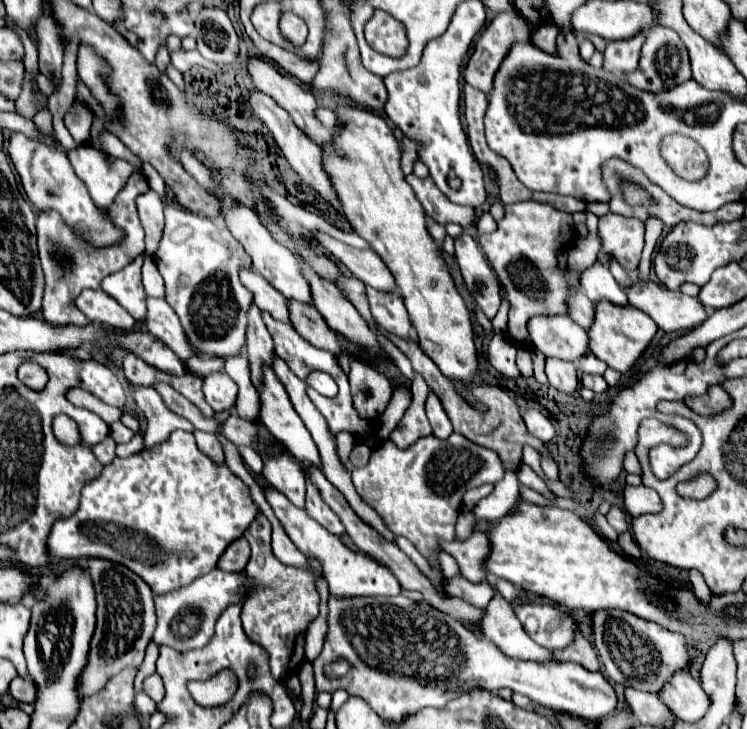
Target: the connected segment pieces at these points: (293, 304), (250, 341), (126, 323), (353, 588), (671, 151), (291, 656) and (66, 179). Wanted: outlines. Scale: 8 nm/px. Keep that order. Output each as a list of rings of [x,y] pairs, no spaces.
[[[290,299],[286,305],[288,305],[292,327],[306,341],[310,341],[314,347],[334,351],[336,355],[340,353],[340,343],[338,343],[336,333],[326,325],[326,321],[322,319],[322,315],[318,315],[318,311],[312,305],[298,303],[294,299]]]
[[[250,305],[248,309],[248,331],[246,331],[246,357],[250,361],[250,377],[254,387],[260,387],[262,365],[272,363],[274,357],[274,343],[266,325],[262,321],[260,309]]]
[[[102,289],[82,291],[80,297],[76,299],[76,305],[94,323],[104,323],[114,329],[130,329],[136,323],[134,317],[122,305],[118,305],[110,295],[106,295]]]
[[[266,489],[264,495],[266,495],[268,503],[272,505],[274,515],[278,517],[278,521],[286,529],[288,537],[292,539],[292,543],[308,559],[316,559],[322,565],[324,579],[328,581],[330,591],[334,595],[338,595],[338,597],[360,597],[360,595],[398,595],[400,593],[400,585],[394,579],[394,575],[386,567],[382,567],[378,561],[370,559],[362,551],[356,551],[352,547],[344,545],[336,535],[332,535],[318,521],[314,521],[310,515],[306,515],[304,509],[294,507],[280,491]]]
[[[670,135],[662,141],[662,155],[682,175],[684,179],[696,181],[700,175],[706,175],[708,169],[708,159],[702,147],[694,143],[692,139],[686,139],[684,135]]]
[[[258,513],[256,521],[250,523],[250,527],[244,531],[244,537],[252,547],[248,563],[250,569],[246,567],[246,575],[254,579],[256,591],[250,593],[250,597],[244,601],[242,627],[250,641],[266,651],[270,673],[280,681],[286,675],[298,671],[298,665],[304,661],[304,633],[308,623],[318,615],[320,597],[314,585],[316,575],[294,567],[284,567],[272,555],[271,534],[271,524],[262,513]]]
[[[12,133],[10,145],[8,145],[8,155],[22,179],[22,187],[24,187],[28,199],[38,209],[42,209],[42,211],[56,209],[62,215],[62,219],[66,219],[66,223],[74,225],[80,233],[84,233],[84,237],[90,243],[94,243],[98,247],[114,245],[122,239],[122,231],[118,231],[118,227],[114,227],[90,199],[86,185],[74,173],[74,169],[68,161],[66,149],[58,141],[54,145],[46,145],[42,141],[28,139],[22,133]]]

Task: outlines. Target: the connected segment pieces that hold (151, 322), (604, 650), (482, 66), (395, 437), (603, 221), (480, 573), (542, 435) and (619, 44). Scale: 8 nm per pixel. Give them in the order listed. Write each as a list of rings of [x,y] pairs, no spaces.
[[[146,297],[146,327],[148,331],[166,343],[180,359],[188,359],[194,353],[190,347],[186,347],[186,337],[182,335],[182,325],[178,323],[178,317],[174,315],[172,307],[164,299]]]
[[[598,609],[592,613],[592,637],[594,647],[604,663],[606,675],[620,683],[638,687],[640,691],[658,693],[662,683],[670,679],[672,671],[688,667],[688,649],[686,639],[678,633],[644,621],[622,609]]]
[[[518,11],[498,13],[480,33],[474,57],[468,59],[464,69],[464,79],[468,85],[482,93],[492,91],[494,71],[498,71],[498,63],[502,63],[502,55],[510,49],[510,43],[518,39],[528,39],[528,25]]]
[[[414,373],[412,377],[414,377],[412,379],[412,403],[410,403],[408,411],[404,413],[402,421],[398,423],[398,427],[390,433],[390,439],[396,443],[398,449],[406,449],[416,439],[432,433],[428,417],[424,413],[424,401],[426,401],[426,395],[430,389],[428,389],[426,381],[422,379],[422,375]]]
[[[610,212],[599,217],[602,249],[598,261],[606,265],[606,255],[612,253],[624,269],[632,271],[640,263],[645,245],[644,232],[644,223],[636,218],[624,219],[624,216]]]
[[[476,529],[468,541],[452,541],[442,547],[446,553],[454,555],[460,567],[460,575],[472,583],[482,583],[488,579],[486,559],[490,555],[490,535],[482,529]]]
[[[526,409],[526,411],[522,411],[522,419],[524,419],[528,431],[530,431],[534,437],[538,437],[540,441],[544,441],[544,443],[548,443],[548,441],[556,435],[552,421],[550,421],[546,415],[542,415],[540,411]]]
[[[640,31],[632,39],[610,41],[604,49],[604,67],[608,71],[620,71],[620,73],[634,71],[634,67],[638,67],[638,55],[640,47],[644,45],[644,39],[646,31]]]

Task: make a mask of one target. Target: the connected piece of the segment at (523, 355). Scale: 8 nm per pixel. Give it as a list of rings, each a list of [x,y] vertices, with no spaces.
[[[518,349],[516,365],[518,365],[522,377],[530,377],[532,375],[532,359],[530,359],[530,353],[526,349]]]

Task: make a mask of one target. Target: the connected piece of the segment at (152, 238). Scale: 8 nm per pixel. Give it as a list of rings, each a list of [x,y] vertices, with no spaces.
[[[148,191],[136,199],[138,205],[138,215],[146,231],[146,253],[154,255],[158,249],[158,239],[162,237],[162,227],[164,227],[164,215],[162,215],[162,201],[154,191]]]

